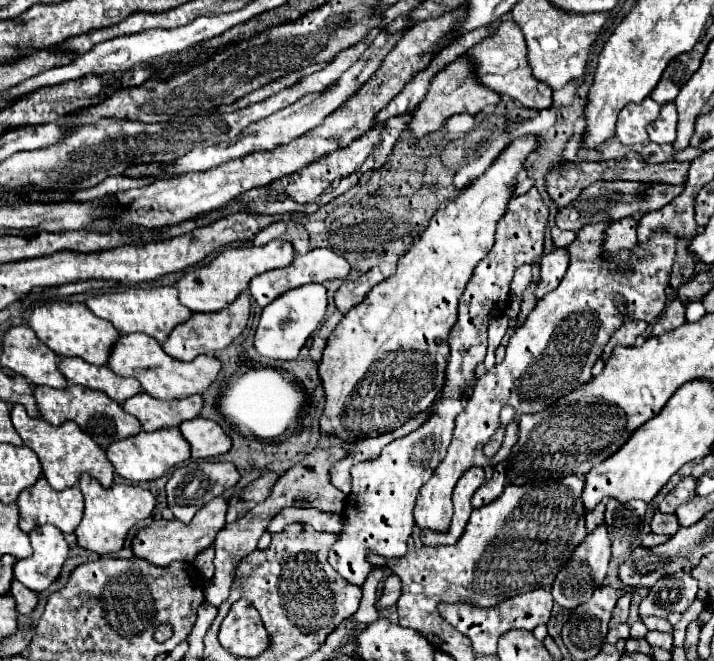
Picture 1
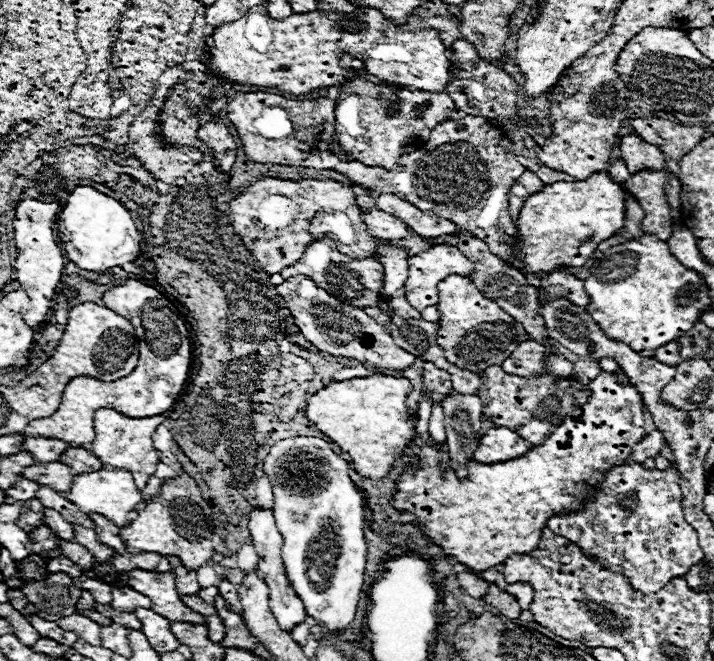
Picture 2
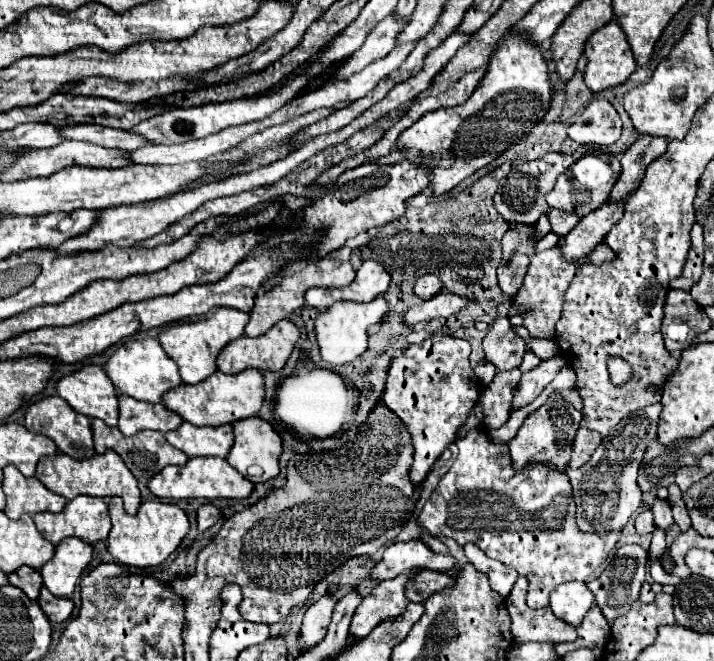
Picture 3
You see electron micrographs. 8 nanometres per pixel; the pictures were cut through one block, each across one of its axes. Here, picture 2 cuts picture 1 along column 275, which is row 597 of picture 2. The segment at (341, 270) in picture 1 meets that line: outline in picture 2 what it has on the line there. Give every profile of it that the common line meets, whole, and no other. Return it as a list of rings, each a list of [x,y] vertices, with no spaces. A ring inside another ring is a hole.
[[[254,508],[250,512],[250,522],[248,522],[248,530],[252,534],[252,540],[254,540],[254,548],[260,556],[260,562],[258,562],[258,576],[262,576],[262,580],[268,584],[268,590],[270,590],[270,608],[280,624],[280,628],[286,628],[288,632],[298,624],[298,622],[304,622],[306,618],[306,610],[304,610],[304,604],[302,600],[298,598],[298,594],[294,592],[294,588],[290,586],[290,580],[286,576],[286,570],[284,570],[284,562],[282,562],[282,534],[278,532],[276,528],[276,522],[274,522],[274,512],[264,508]]]

